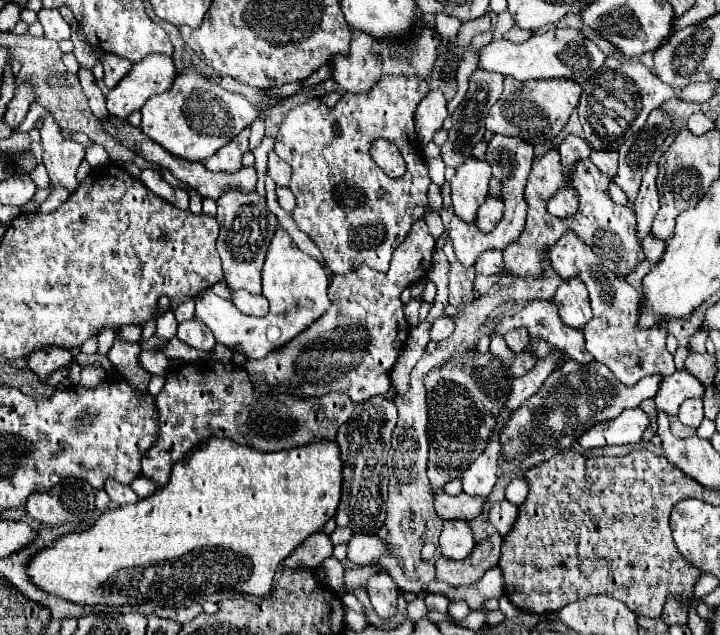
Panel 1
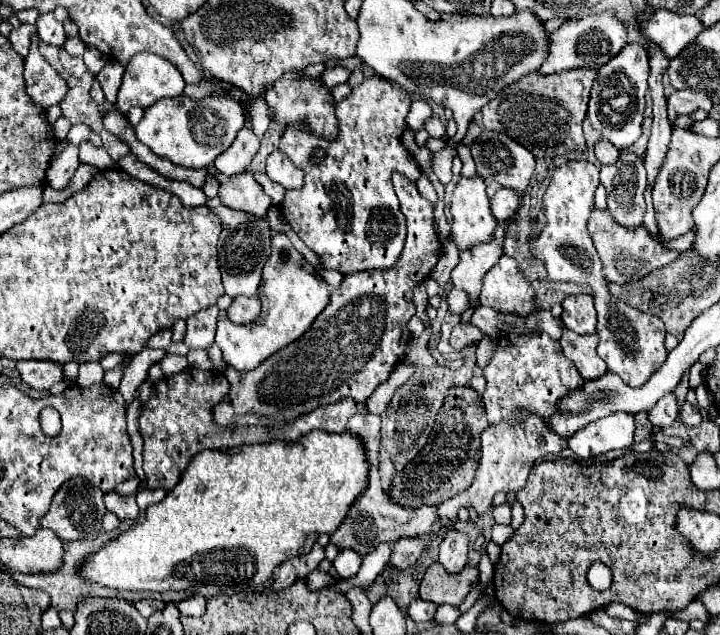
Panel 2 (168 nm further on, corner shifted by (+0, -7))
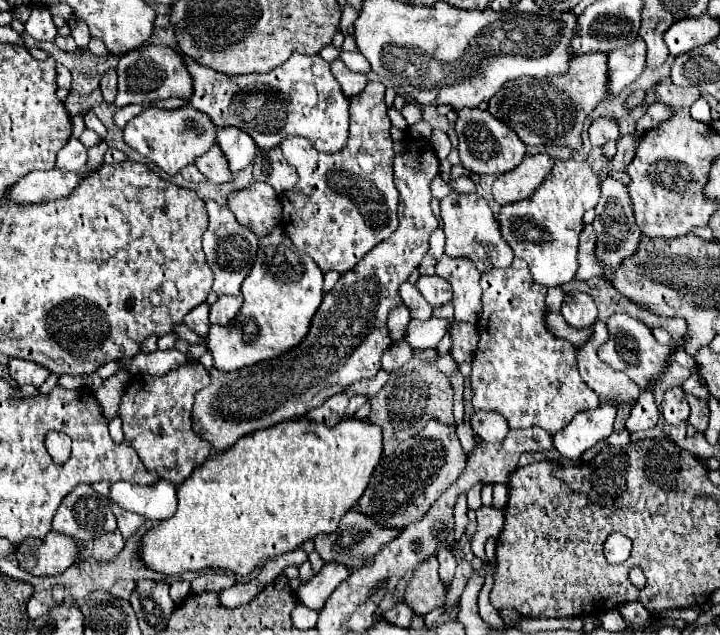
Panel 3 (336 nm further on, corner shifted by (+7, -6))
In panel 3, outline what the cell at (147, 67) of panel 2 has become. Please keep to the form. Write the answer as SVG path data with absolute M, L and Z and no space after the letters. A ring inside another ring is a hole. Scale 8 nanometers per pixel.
M153 44L147 48L139 48L133 52L127 52L121 56L117 66L119 76L119 94L115 98L115 108L123 108L129 104L151 104L157 100L165 100L171 96L177 98L191 98L191 76L181 60L181 56L165 46L165 44Z

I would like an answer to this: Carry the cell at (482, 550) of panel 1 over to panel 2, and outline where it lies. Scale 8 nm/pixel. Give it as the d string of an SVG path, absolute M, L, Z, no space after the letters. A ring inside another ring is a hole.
M432 563L420 581L418 597L424 601L432 601L436 605L448 603L458 607L476 583L478 583L476 567L464 567L460 573L450 575L444 571L440 563Z

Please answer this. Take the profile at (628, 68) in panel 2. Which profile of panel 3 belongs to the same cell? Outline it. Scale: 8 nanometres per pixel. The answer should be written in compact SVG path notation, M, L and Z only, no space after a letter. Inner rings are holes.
M637 38L633 44L609 52L609 82L607 92L611 98L617 98L645 68L645 42Z

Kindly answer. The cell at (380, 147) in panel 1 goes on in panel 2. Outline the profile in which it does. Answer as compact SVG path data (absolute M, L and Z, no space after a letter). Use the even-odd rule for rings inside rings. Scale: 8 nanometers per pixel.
M394 173L392 183L406 217L408 237L400 259L386 271L360 271L346 275L342 285L332 291L330 303L312 323L312 329L292 345L280 349L260 367L248 373L236 373L232 367L224 371L230 391L224 401L212 409L214 423L226 427L272 427L276 423L294 421L316 407L352 397L364 403L374 389L384 383L406 353L412 335L408 321L416 315L416 305L408 303L404 293L422 283L440 257L440 239L434 229L434 205L422 197L416 183ZM362 297L374 297L376 303L362 303Z

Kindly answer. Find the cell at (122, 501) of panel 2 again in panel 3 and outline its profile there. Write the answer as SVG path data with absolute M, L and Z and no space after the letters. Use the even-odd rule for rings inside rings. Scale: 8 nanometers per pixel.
M111 502L111 508L113 508L113 514L117 516L117 528L121 530L121 534L123 534L125 540L127 540L127 538L143 524L143 520L145 520L145 516L135 514L135 512L127 512L127 510L123 510L119 504L113 504L113 502Z

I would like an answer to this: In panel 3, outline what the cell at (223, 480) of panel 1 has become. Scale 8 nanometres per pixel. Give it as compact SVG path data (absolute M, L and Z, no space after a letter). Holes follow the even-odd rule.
M345 418L335 428L327 428L325 424L317 424L317 422L311 422L311 420L303 420L303 422L293 420L293 422L281 422L281 424L265 428L265 430L257 430L257 432L237 440L237 444L233 444L233 448L205 460L201 466L197 466L193 470L193 476L189 476L189 480L179 484L179 488L177 488L177 512L171 518L159 522L159 526L151 528L145 534L143 542L139 544L139 550L137 550L139 560L147 570L161 572L161 574L167 574L167 576L177 576L177 574L193 572L193 570L199 572L199 570L219 570L219 568L223 572L227 570L227 572L231 572L235 576L249 576L257 566L263 566L273 556L293 552L305 540L311 540L317 534L331 534L337 528L343 514L351 506L355 506L357 500L361 498L361 494L365 492L365 488L369 484L369 478L371 478L379 458L381 458L381 428L375 426L375 424L355 420L355 418Z

